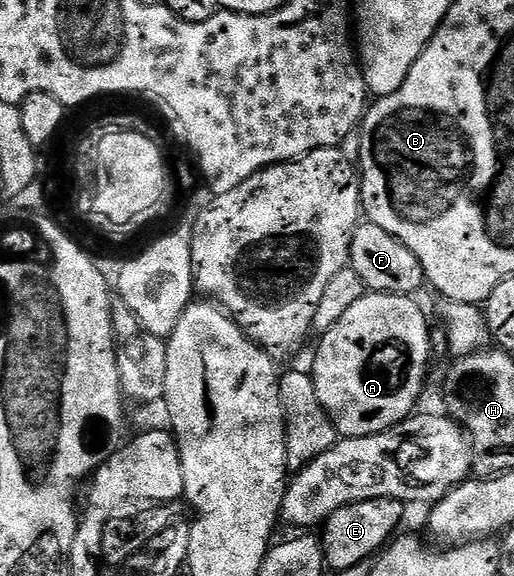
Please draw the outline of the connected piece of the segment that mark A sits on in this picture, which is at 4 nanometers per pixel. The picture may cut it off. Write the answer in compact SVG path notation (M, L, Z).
M368 291L327 332L322 333L319 349L315 352L315 365L309 368L317 386L317 398L329 414L336 433L352 440L376 436L390 428L396 428L416 411L415 403L423 392L423 379L427 376L427 363L431 360L432 325L427 325L427 316L410 296L394 296L384 292Z

